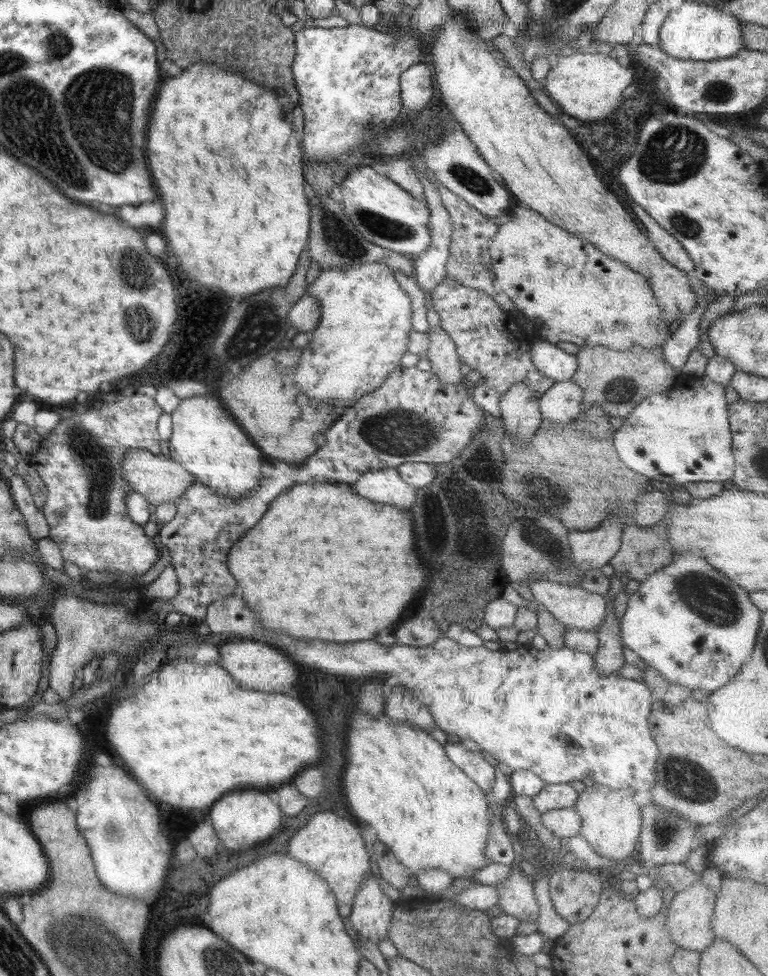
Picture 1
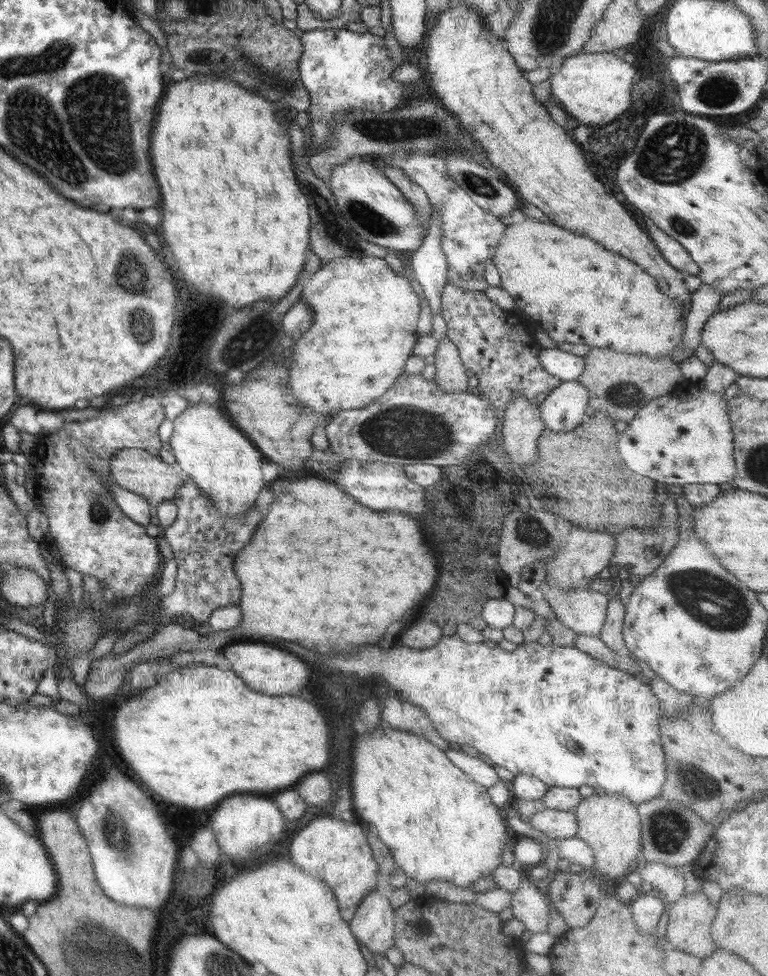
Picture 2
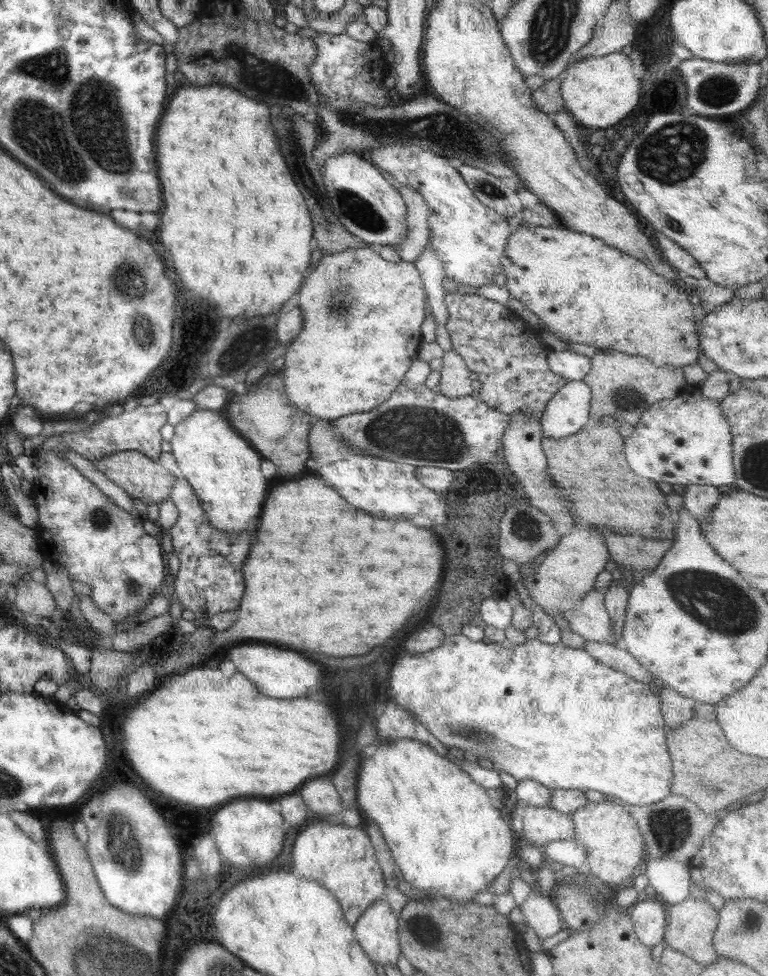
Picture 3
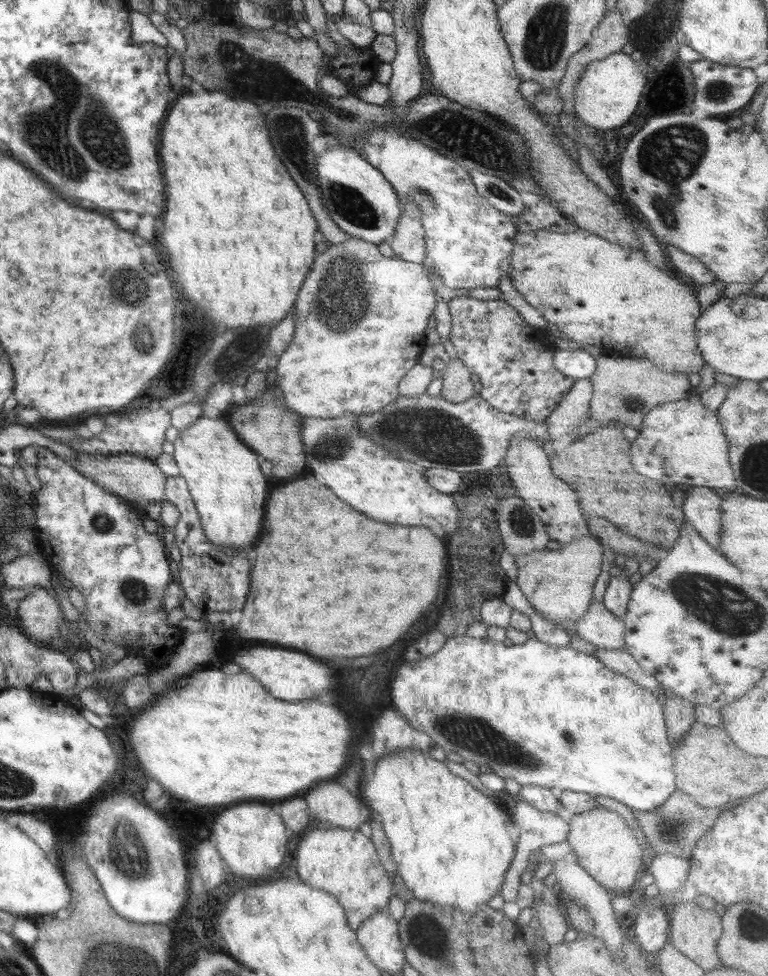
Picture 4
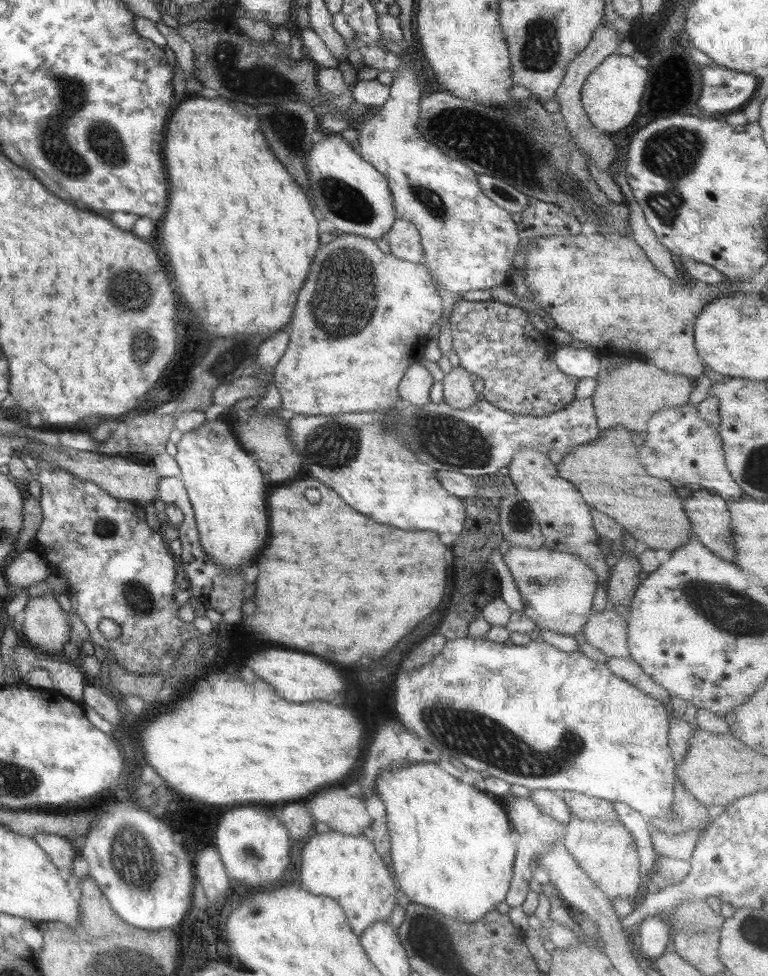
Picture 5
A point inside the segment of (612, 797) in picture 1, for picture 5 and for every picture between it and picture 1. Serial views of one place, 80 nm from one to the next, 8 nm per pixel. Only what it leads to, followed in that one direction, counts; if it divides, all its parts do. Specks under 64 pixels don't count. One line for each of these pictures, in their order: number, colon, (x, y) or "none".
2: (610, 824)
3: (614, 844)
4: (603, 842)
5: (607, 853)

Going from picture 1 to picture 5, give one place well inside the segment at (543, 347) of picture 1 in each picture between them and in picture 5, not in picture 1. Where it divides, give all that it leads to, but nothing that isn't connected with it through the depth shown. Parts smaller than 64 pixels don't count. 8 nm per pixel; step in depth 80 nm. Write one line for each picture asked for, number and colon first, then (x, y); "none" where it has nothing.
2: (566, 366)
3: (569, 365)
4: (577, 364)
5: (582, 363)

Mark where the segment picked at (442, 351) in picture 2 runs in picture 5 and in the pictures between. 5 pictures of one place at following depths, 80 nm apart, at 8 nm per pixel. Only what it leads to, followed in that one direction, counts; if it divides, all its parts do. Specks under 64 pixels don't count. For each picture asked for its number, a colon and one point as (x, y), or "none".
3: (455, 377)
4: (458, 381)
5: (458, 391)

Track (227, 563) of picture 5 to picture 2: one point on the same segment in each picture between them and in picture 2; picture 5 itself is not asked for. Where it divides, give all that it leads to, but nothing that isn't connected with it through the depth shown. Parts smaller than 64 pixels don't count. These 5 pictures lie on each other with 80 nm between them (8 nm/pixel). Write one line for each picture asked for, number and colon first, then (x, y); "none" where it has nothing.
2: (212, 452)
3: (218, 462)
4: (223, 475)

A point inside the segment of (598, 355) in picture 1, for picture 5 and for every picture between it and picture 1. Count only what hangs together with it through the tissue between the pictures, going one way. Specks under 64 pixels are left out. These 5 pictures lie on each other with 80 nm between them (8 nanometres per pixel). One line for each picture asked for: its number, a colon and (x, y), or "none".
2: (619, 384)
3: (622, 387)
4: (624, 389)
5: (629, 393)

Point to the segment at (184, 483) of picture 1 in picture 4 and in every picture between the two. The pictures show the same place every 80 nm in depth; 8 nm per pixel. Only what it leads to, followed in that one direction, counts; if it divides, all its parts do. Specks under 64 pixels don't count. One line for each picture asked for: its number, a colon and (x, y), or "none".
2: (136, 470)
3: (145, 479)
4: (136, 479)

